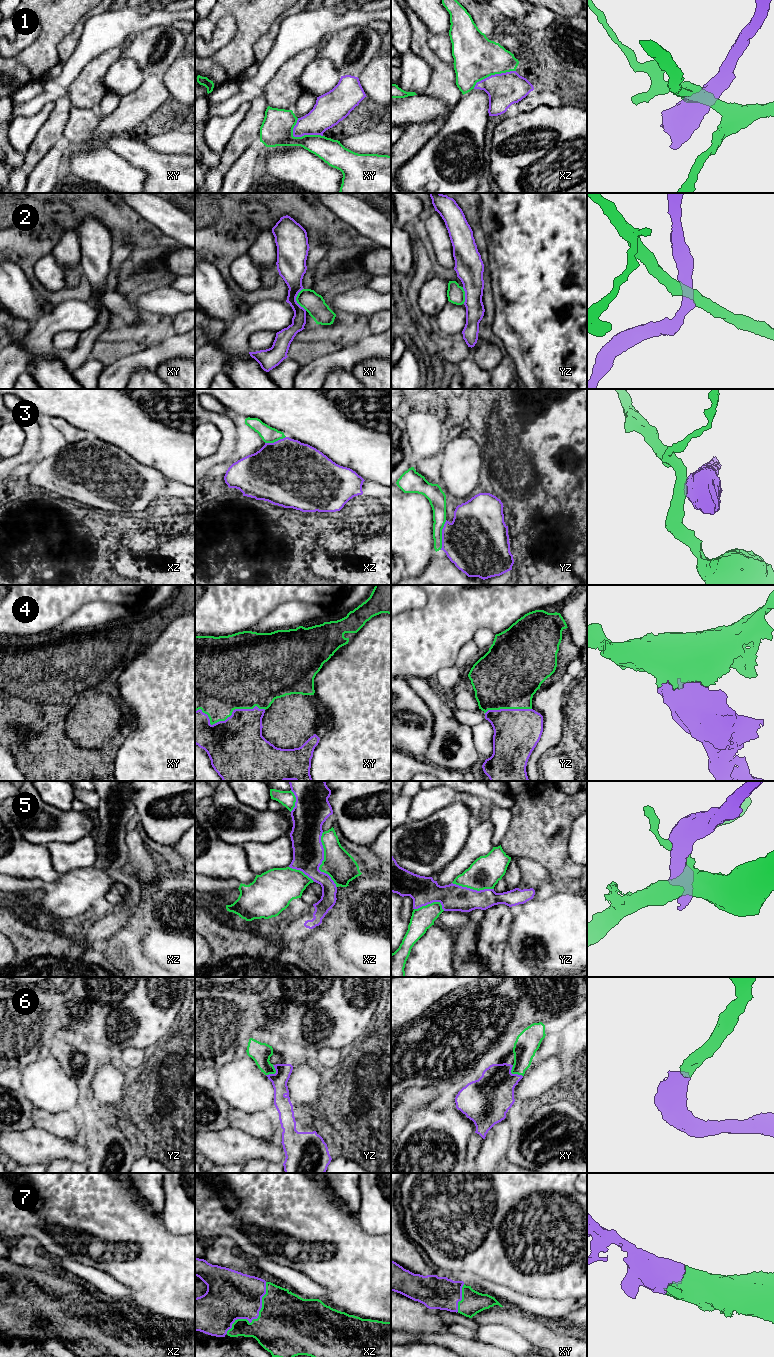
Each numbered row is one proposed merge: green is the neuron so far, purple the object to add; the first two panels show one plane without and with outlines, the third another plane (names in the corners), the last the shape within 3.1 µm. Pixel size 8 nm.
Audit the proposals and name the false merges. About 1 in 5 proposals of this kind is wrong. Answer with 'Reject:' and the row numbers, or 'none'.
Reject: 1, 2, 3, 5

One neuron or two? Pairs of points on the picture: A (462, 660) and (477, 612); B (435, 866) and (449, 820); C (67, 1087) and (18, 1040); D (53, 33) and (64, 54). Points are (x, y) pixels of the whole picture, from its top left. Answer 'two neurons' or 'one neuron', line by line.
A: two neurons
B: one neuron
C: two neurons
D: two neurons

